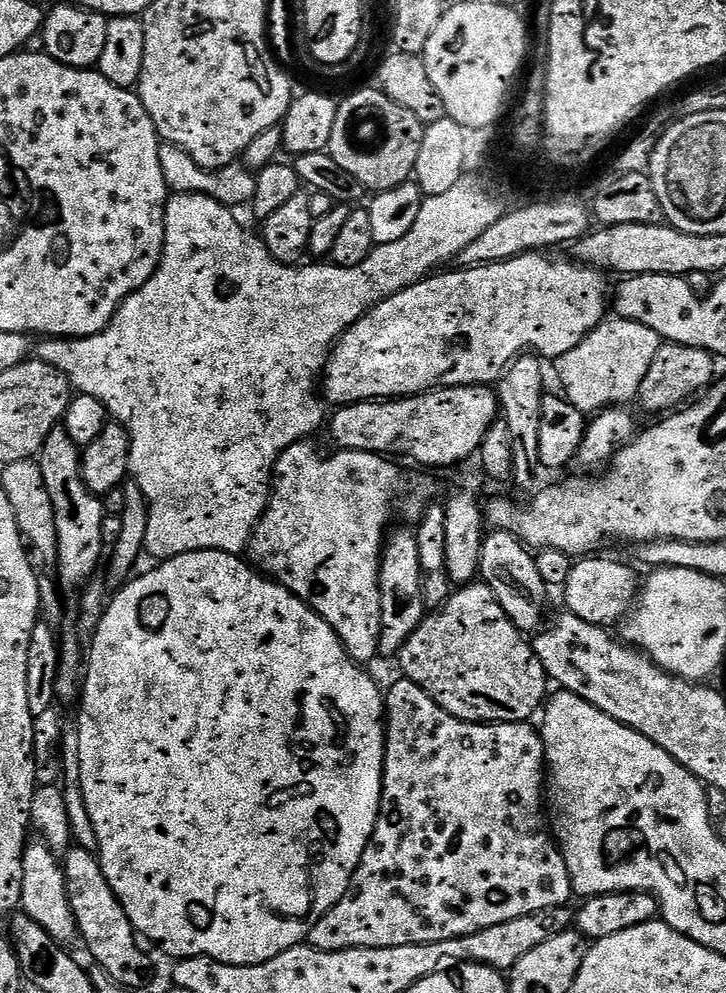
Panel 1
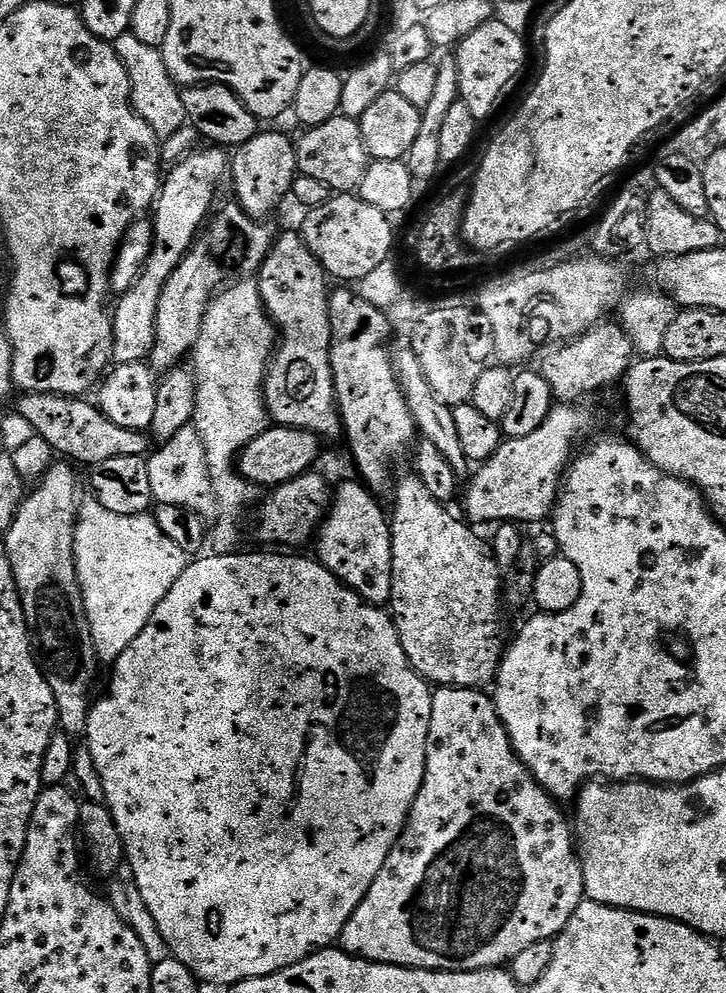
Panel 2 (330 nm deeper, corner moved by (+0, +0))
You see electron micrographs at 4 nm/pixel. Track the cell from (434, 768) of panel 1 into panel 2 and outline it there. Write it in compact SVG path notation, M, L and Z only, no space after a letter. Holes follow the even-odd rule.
M440 686L433 691L430 734L426 742L426 774L418 790L418 798L414 798L412 809L408 811L408 821L390 850L384 869L378 878L374 878L374 886L366 890L366 898L362 898L358 910L350 914L338 941L339 947L352 956L361 956L364 960L379 964L397 964L403 968L433 968L435 972L473 972L482 968L498 968L522 954L522 950L534 946L534 942L559 936L566 922L570 922L574 910L584 903L584 875L569 817L568 820L564 817L560 809L563 807L552 799L550 793L532 777L532 771L520 761L512 748L508 731L496 712L495 699L486 693L484 690L455 686Z

